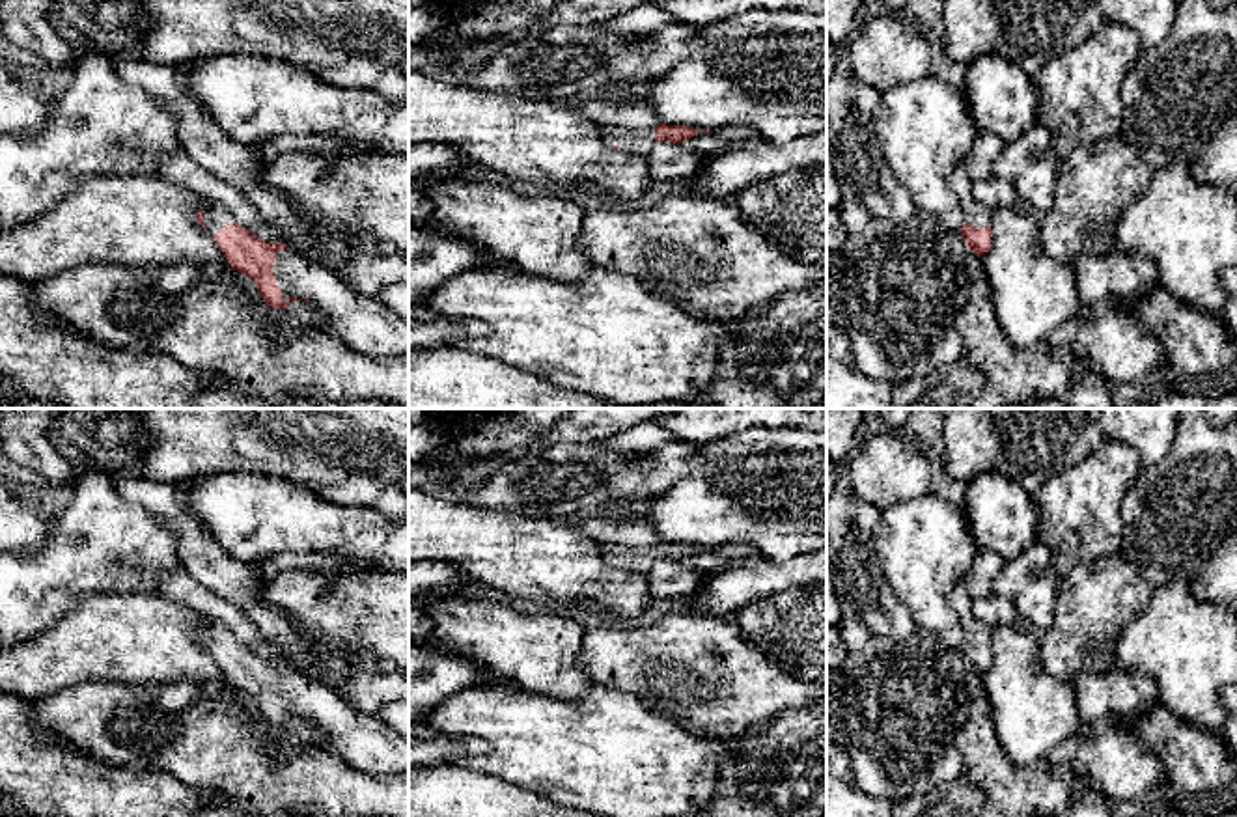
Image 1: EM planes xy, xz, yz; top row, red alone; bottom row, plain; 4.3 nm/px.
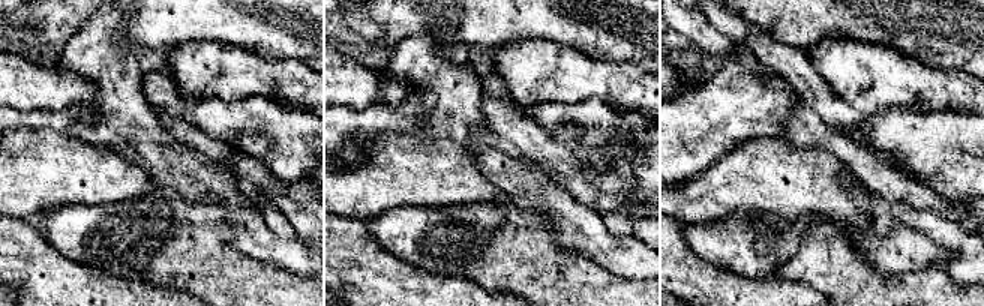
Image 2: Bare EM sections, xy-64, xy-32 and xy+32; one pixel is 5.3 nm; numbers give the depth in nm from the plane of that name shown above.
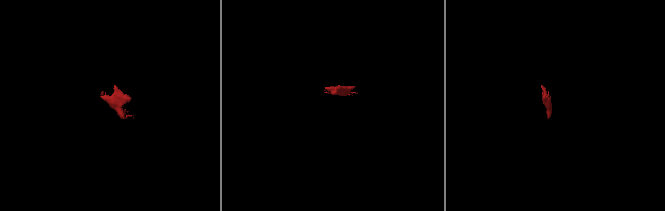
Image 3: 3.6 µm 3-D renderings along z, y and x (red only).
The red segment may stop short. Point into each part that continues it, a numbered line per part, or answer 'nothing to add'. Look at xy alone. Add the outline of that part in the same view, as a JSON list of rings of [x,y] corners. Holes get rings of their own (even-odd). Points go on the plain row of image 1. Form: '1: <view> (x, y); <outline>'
1: xy (215, 633); [[[200,614],[200,616],[202,616],[202,623],[203,623],[203,642],[211,653],[215,653],[220,645],[224,645],[235,638],[231,629],[226,627],[224,623],[215,621],[205,614]]]
2: xy (368, 743); [[[278,668],[272,681],[282,718],[306,714],[330,739],[330,752],[368,774],[409,770],[409,739],[377,714],[360,713],[338,688],[297,668]]]

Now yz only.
1: yz (976, 633); [[[963,584],[955,586],[952,591],[950,606],[957,617],[957,623],[965,630],[966,642],[974,644],[976,647],[991,644],[991,629],[976,617],[972,599]]]

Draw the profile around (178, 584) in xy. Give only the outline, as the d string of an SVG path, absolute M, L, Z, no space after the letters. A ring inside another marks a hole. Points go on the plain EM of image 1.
M175 567L160 576L159 595L224 623L241 645L252 649L261 658L282 660L310 677L321 679L321 666L313 664L308 670L300 666L280 642L263 636L250 617L228 599L203 588L185 567Z

